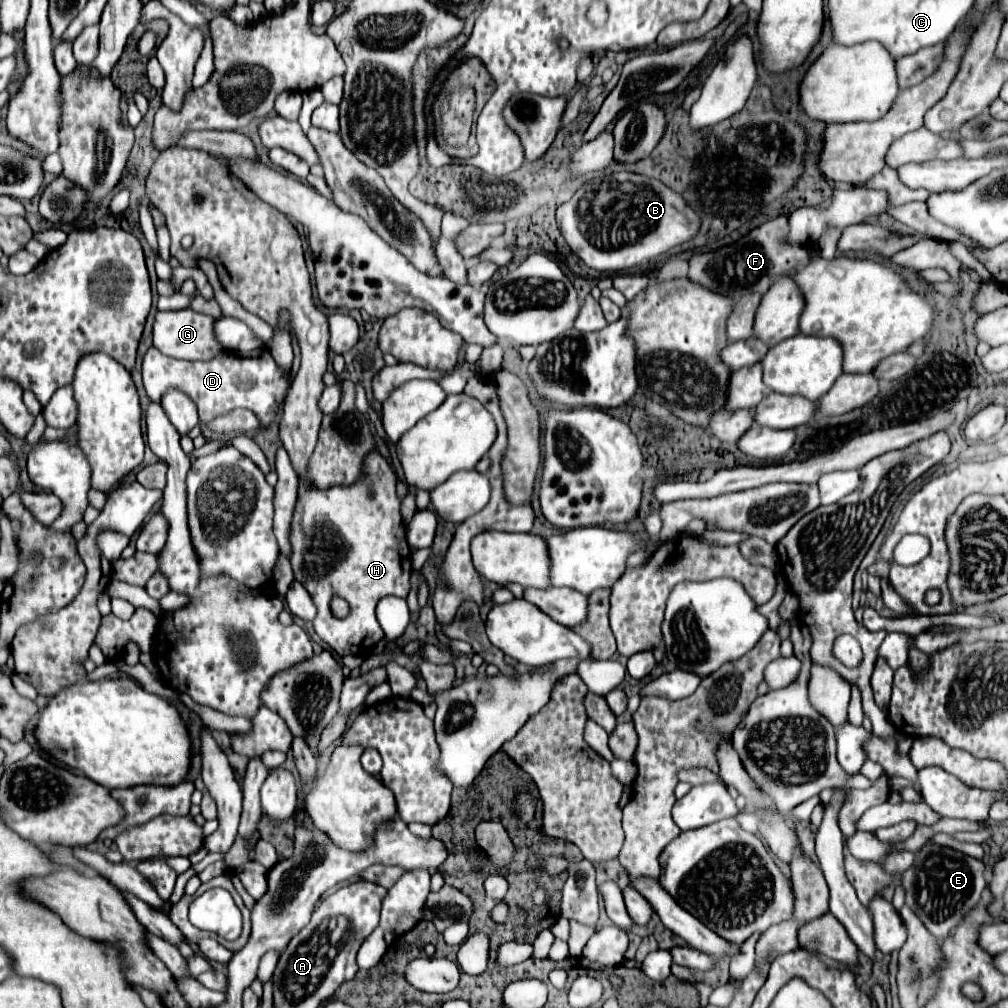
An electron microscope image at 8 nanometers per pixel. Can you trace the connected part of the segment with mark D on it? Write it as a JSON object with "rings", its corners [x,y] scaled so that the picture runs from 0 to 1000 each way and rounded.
{"rings":[[[150,344],[142,356],[142,380],[152,398],[160,398],[166,386],[188,390],[201,420],[211,418],[233,404],[241,404],[249,406],[263,426],[273,418],[277,402],[285,392],[287,368],[279,366],[265,346],[251,346],[245,350],[223,348],[209,358],[184,358],[166,354],[158,346]]]}

